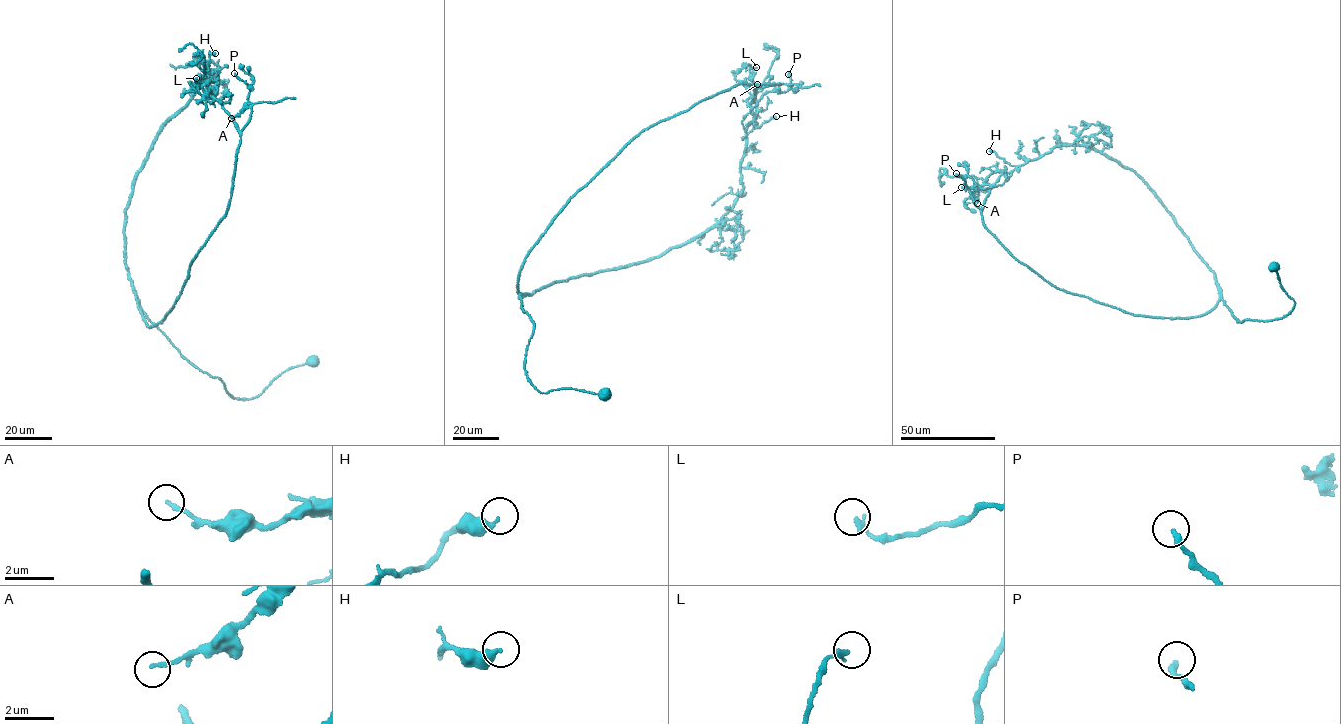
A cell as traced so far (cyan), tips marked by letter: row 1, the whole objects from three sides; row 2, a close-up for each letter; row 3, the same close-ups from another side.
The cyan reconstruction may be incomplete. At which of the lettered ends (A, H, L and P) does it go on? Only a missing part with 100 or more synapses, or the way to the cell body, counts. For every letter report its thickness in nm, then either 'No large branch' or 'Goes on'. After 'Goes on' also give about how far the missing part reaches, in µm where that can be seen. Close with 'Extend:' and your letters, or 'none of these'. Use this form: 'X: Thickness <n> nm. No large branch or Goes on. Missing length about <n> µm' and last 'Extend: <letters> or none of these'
A: Thickness 150 nm. No large branch
H: Thickness 280 nm. No large branch
L: Thickness 200 nm. No large branch
P: Thickness 240 nm. No large branch
Extend: none of these

